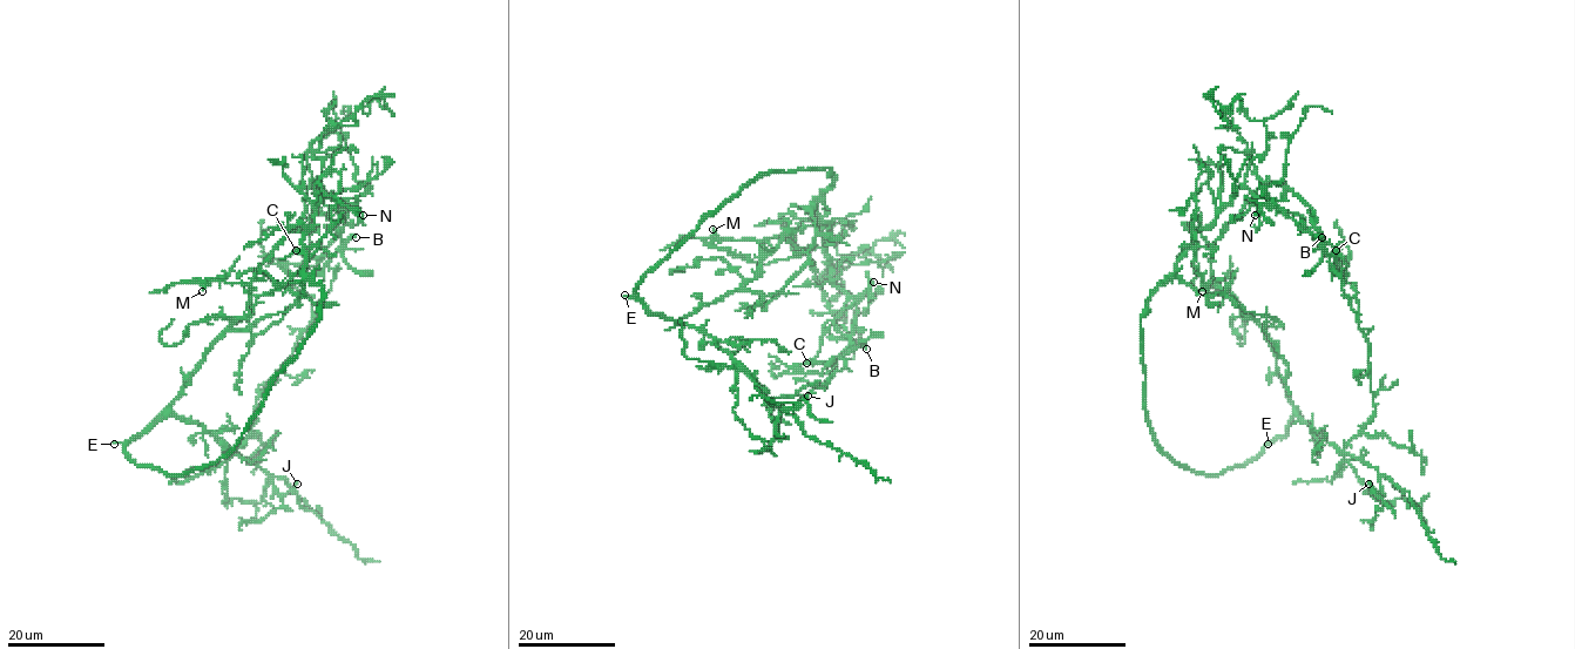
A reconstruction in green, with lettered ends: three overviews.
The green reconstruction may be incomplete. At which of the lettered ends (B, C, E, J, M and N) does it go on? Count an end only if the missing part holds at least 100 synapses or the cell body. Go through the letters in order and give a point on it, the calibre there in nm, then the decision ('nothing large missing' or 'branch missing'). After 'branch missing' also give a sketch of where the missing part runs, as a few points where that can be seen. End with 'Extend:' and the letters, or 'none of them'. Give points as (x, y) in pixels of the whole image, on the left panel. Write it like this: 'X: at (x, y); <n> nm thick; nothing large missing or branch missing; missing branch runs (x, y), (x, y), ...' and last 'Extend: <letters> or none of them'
B: at (356, 237); 360 nm thick; nothing large missing
C: at (296, 250); 280 nm thick; nothing large missing
E: at (114, 444); 240 nm thick; branch missing
J: at (297, 484); 170 nm thick; nothing large missing
M: at (202, 291); 180 nm thick; nothing large missing
N: at (363, 215); 240 nm thick; nothing large missing
Extend: E

